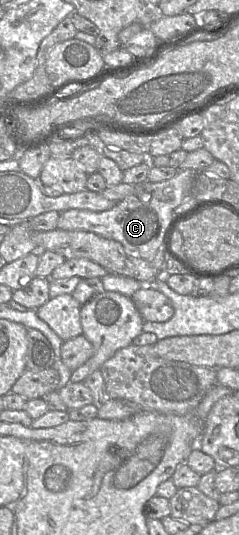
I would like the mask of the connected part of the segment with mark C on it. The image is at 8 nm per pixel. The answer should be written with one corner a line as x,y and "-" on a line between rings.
191,169
178,170
169,180
157,183
144,182
136,187
136,194
125,197
106,211
93,212
81,209
63,211
58,220
58,229
92,232
119,242
130,255
150,262
157,252
164,248
174,210
190,195
196,174

